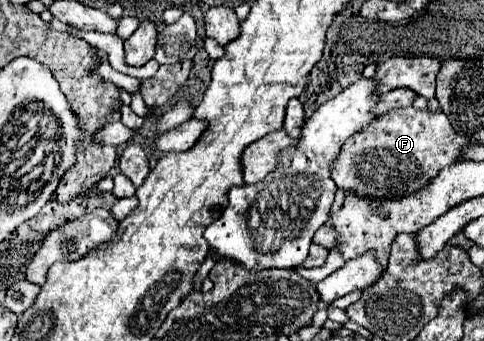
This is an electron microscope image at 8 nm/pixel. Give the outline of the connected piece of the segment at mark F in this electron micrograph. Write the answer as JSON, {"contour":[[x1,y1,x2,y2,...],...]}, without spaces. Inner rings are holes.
{"contour":[[399,107,399,109,393,109,389,113,383,113,379,117,375,117,365,129,357,131,355,135,351,135,343,147,341,147,341,153,337,157,337,161,331,165,331,179,335,181,337,187,341,187,345,193,353,191,353,193,371,193,371,197,403,197,403,193,415,193,415,189,427,185,427,181,431,181,431,177,435,177,435,173,439,173,439,169,447,167,447,165,453,165,457,163,457,157,467,149,467,141,463,141,463,137,459,137,453,129,451,129,451,123,447,121,445,113,441,111,431,111,431,109,415,109,415,107]]}

